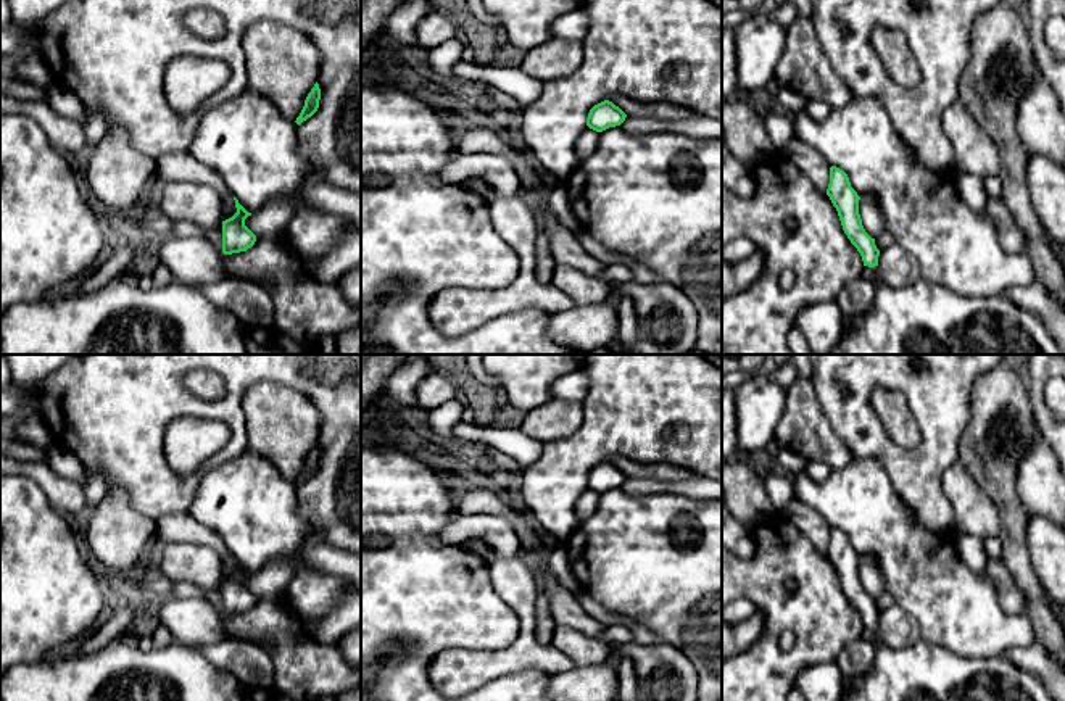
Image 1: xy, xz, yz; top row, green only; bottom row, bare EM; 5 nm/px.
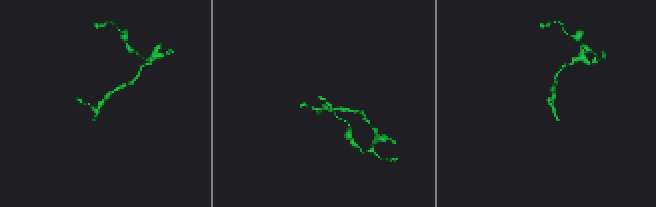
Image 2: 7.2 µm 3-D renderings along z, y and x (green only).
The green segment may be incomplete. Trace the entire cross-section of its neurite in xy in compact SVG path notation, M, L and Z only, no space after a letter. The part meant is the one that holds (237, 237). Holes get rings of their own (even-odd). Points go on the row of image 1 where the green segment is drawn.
M234 197L237 213L222 221L222 253L232 255L247 251L256 242L256 235L245 226L245 219L251 216Z

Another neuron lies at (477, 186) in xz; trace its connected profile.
M479 177L467 179L466 182L462 182L462 187L466 190L485 198L488 203L491 203L496 198L496 192L483 179L479 179Z

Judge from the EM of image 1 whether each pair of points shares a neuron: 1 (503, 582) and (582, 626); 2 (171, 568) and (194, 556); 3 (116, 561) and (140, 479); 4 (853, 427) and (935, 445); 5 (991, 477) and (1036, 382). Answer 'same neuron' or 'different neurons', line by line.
1: different neurons
2: same neuron
3: different neurons
4: same neuron
5: different neurons

